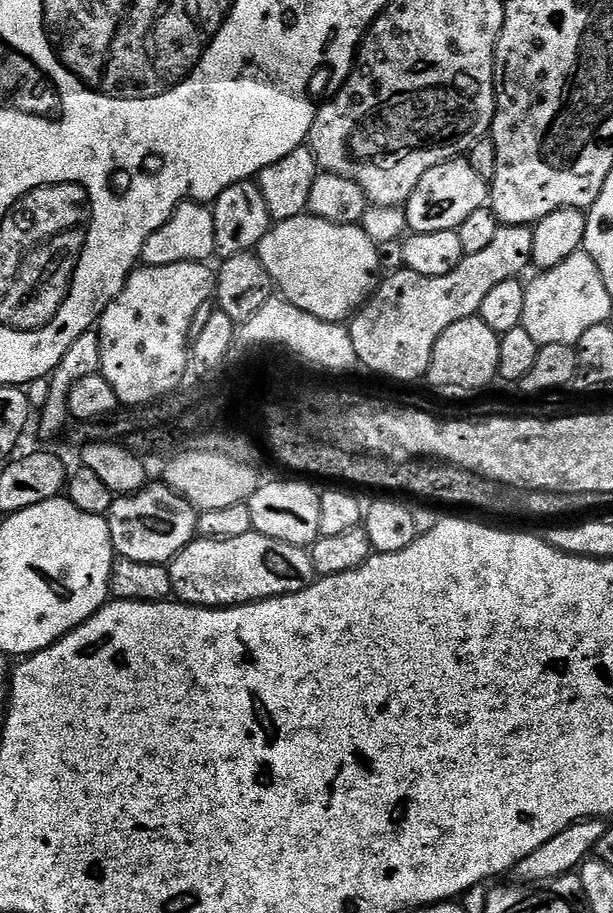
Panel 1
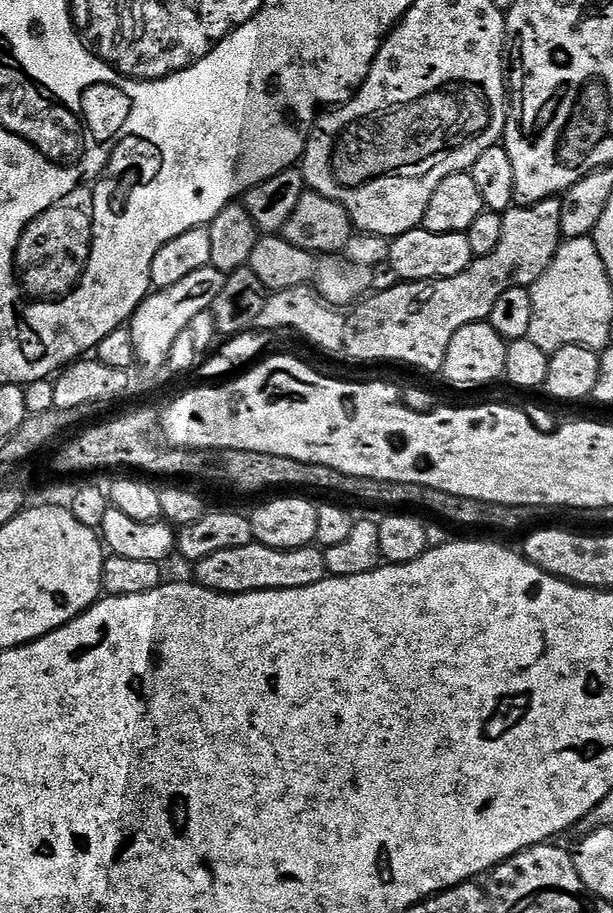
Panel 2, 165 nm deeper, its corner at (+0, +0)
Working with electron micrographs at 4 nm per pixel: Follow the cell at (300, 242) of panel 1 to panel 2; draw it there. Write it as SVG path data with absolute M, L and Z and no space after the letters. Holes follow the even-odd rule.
M268 234L257 239L256 249L251 254L248 264L254 270L254 274L258 274L258 278L262 279L263 284L274 292L292 288L298 282L310 282L311 287L318 293L319 299L329 305L342 306L340 304L348 303L351 305L357 299L357 269L336 254L303 252L300 248L290 246L290 242L286 242L283 238Z

